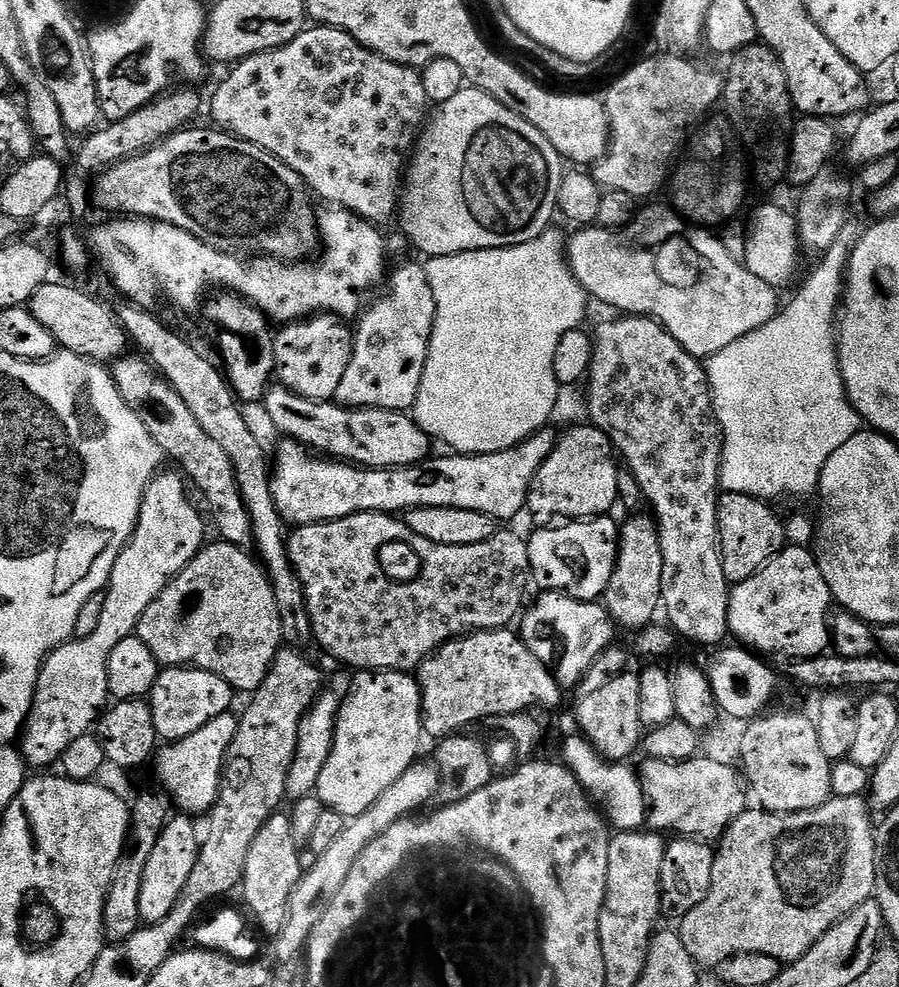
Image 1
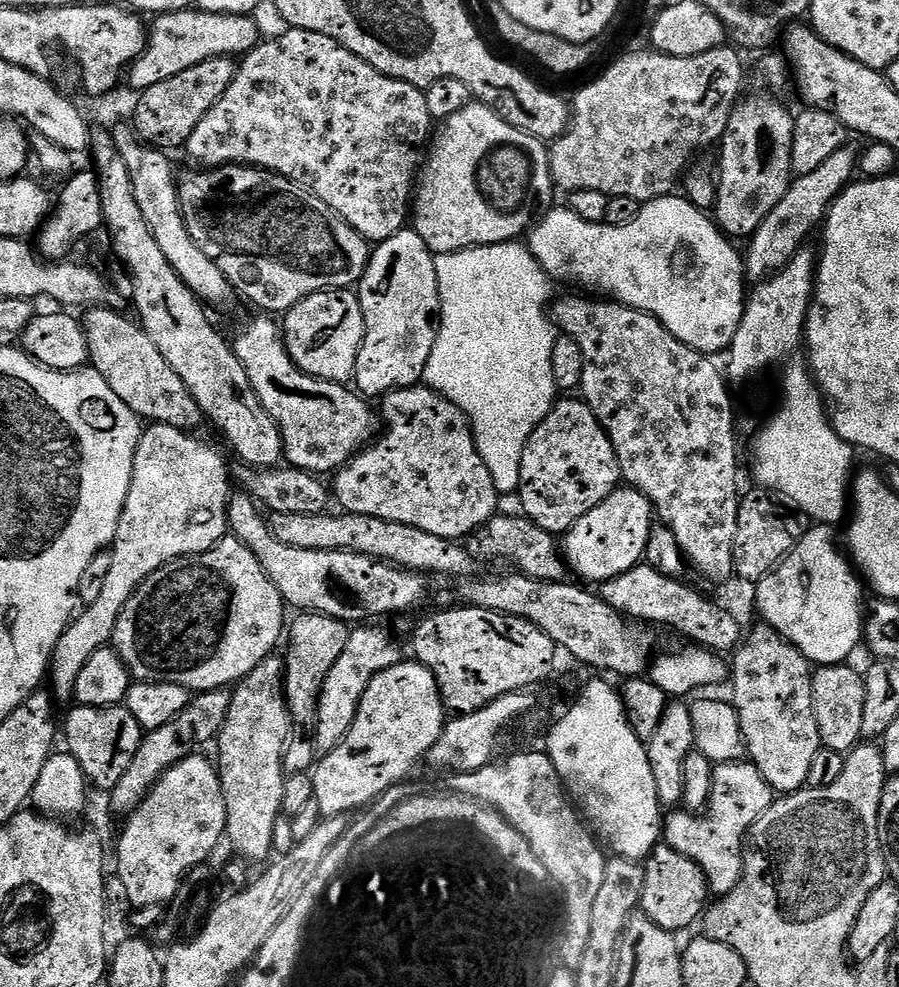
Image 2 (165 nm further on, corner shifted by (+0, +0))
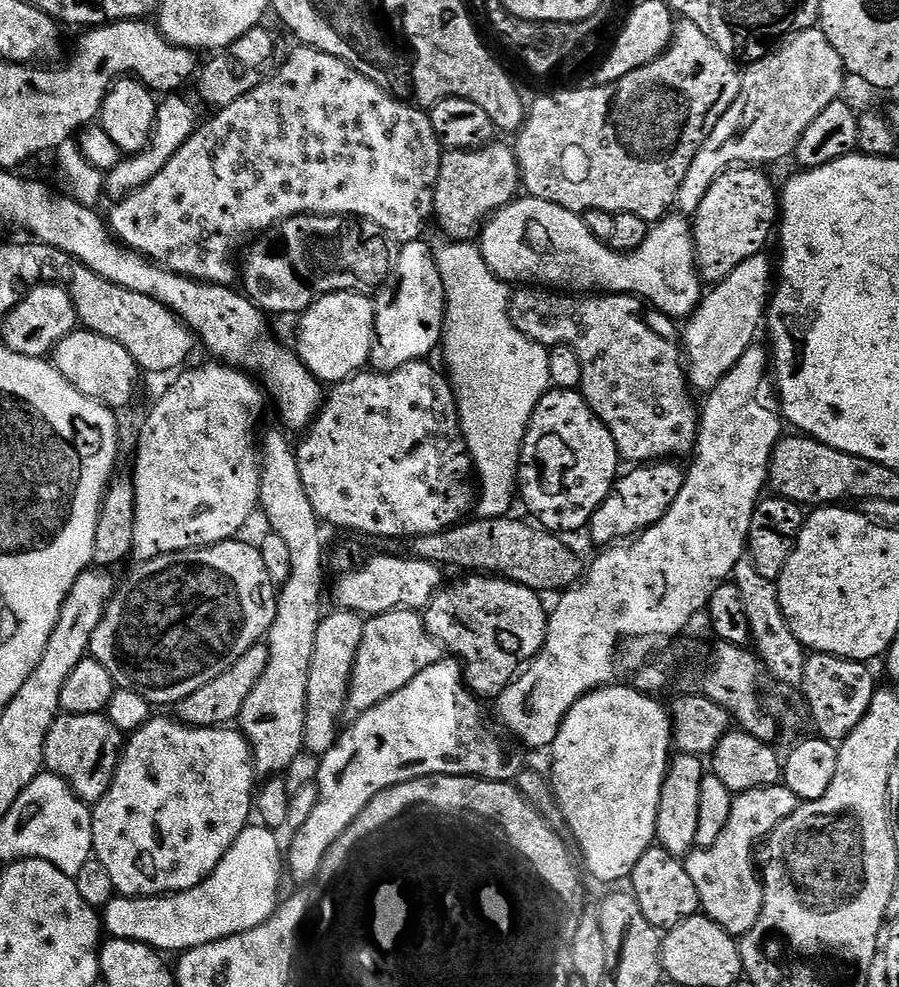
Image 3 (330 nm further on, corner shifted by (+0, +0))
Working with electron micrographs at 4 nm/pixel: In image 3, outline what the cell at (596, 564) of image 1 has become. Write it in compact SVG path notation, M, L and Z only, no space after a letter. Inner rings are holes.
M679 463L641 464L633 467L629 476L621 475L612 493L601 502L600 509L592 516L590 533L592 532L593 542L599 546L612 546L635 537L641 530L660 521L684 485L685 469L676 464Z

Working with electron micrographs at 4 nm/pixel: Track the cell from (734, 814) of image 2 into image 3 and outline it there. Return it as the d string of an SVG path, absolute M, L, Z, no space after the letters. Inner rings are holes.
M780 782L772 787L748 789L739 793L732 801L729 821L718 840L709 848L697 847L683 857L686 874L690 874L694 886L698 886L703 915L709 916L731 936L744 936L752 929L754 922L758 922L764 897L764 885L756 857L758 845L767 840L783 820L794 814L797 803L795 794Z

